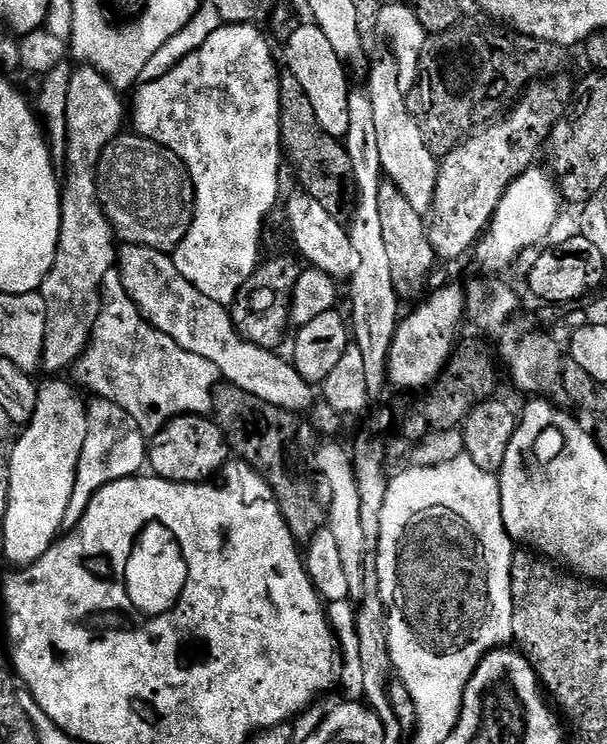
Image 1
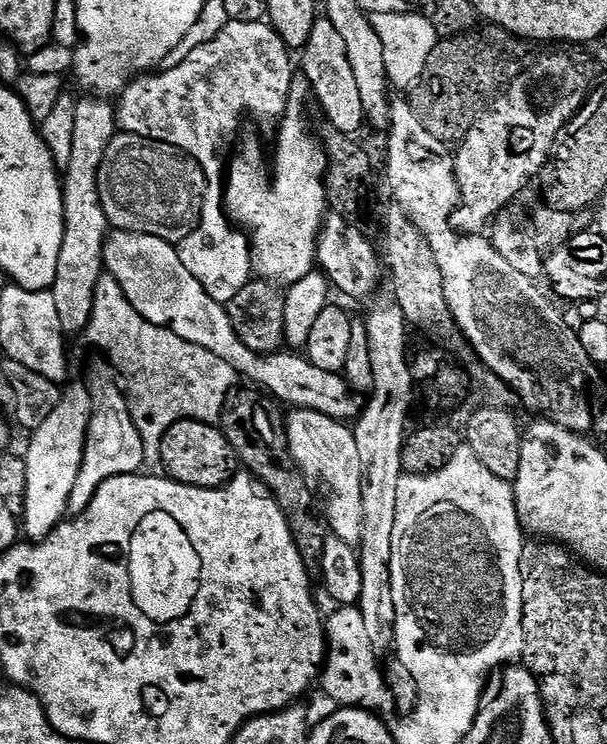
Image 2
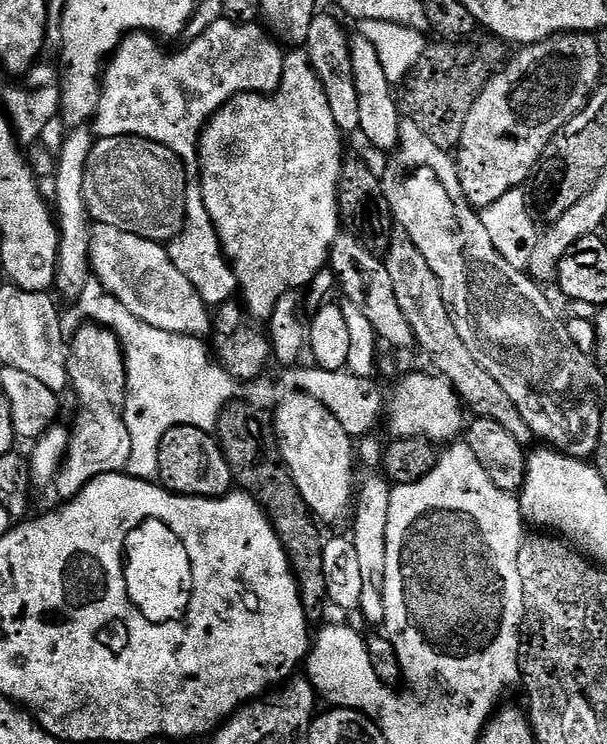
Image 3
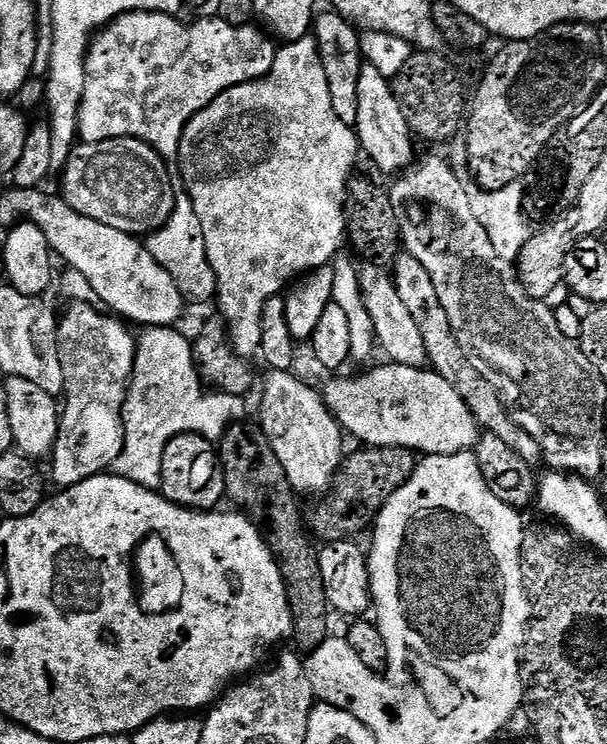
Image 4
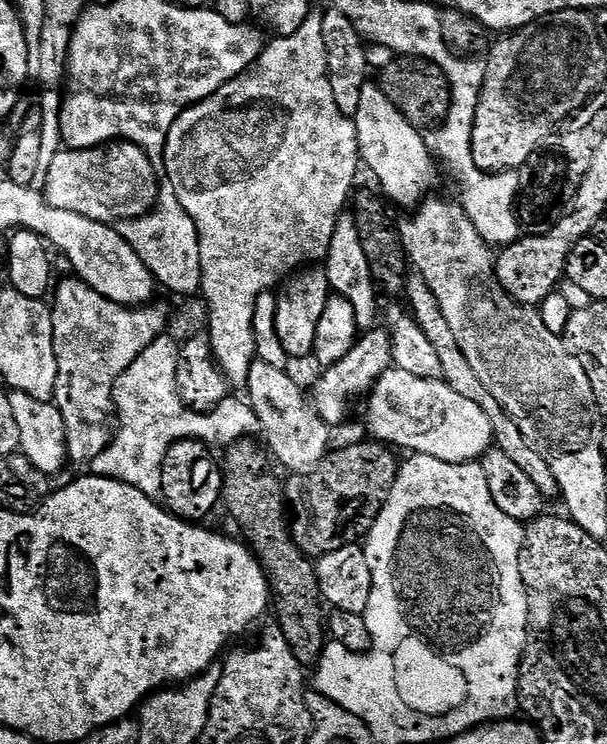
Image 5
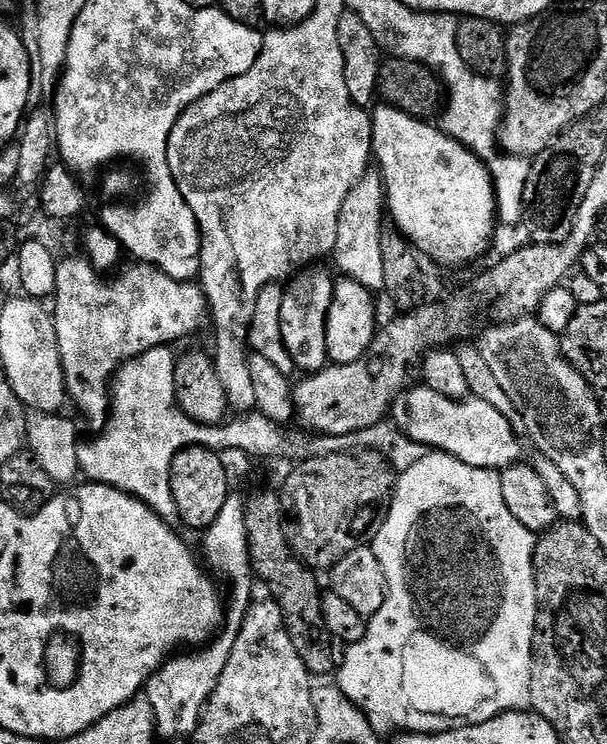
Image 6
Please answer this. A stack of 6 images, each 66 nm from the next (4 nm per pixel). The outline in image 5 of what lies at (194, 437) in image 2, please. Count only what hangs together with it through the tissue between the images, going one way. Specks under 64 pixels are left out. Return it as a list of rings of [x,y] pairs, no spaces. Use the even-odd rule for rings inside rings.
[[[179,440],[166,454],[162,466],[162,500],[172,515],[189,522],[204,522],[216,507],[221,507],[224,473],[212,452],[201,440]]]

